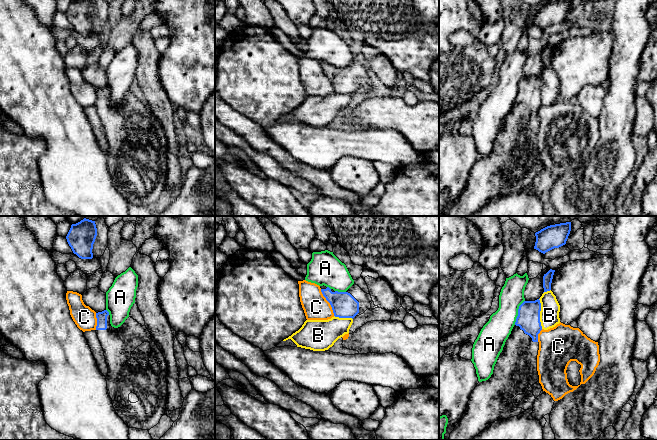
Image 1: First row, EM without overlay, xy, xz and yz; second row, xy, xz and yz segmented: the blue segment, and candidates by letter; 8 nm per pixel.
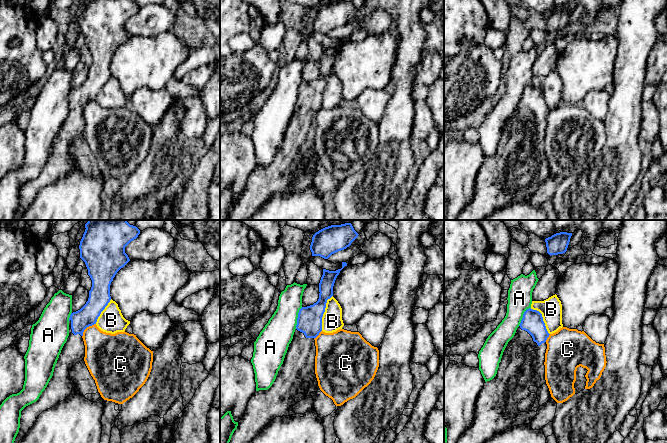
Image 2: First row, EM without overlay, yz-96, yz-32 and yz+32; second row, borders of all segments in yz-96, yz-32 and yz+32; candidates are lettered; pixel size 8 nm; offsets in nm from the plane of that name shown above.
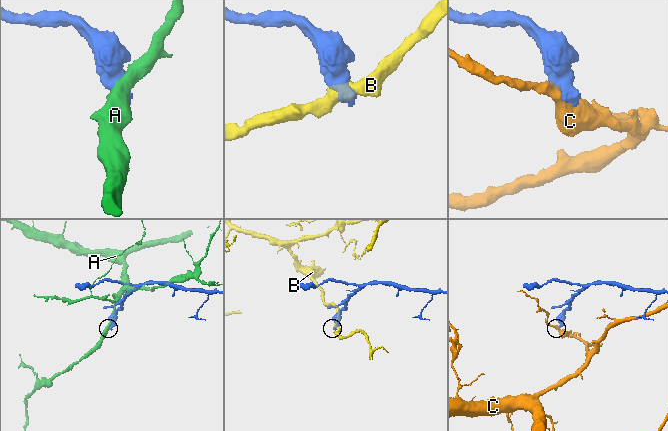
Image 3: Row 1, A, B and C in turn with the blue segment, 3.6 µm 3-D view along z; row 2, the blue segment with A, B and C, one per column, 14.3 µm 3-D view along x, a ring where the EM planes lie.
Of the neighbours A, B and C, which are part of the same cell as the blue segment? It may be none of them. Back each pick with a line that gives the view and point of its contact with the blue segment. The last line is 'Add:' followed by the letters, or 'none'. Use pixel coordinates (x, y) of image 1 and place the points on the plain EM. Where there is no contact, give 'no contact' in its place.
Add: none

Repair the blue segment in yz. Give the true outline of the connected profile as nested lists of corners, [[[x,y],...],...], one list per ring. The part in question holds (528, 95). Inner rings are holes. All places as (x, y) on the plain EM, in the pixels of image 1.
[[[524,77],[515,101],[494,142],[493,150],[472,167],[465,189],[448,216],[472,216],[491,199],[518,192],[526,186],[513,182],[517,171],[539,158],[537,131],[541,79]]]

